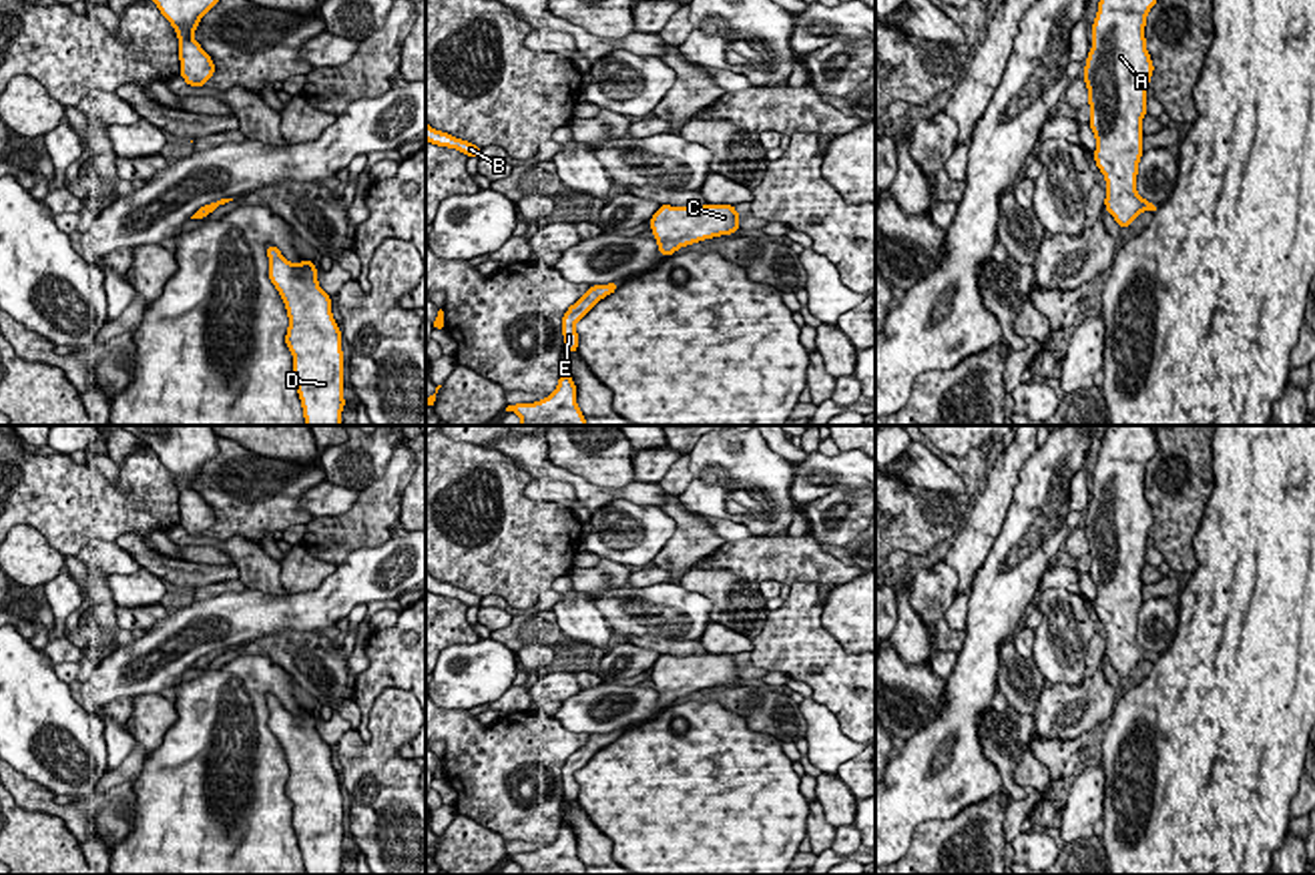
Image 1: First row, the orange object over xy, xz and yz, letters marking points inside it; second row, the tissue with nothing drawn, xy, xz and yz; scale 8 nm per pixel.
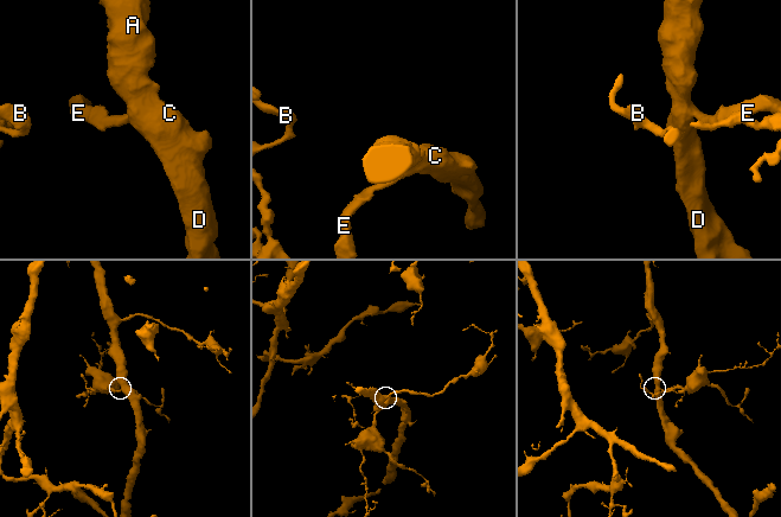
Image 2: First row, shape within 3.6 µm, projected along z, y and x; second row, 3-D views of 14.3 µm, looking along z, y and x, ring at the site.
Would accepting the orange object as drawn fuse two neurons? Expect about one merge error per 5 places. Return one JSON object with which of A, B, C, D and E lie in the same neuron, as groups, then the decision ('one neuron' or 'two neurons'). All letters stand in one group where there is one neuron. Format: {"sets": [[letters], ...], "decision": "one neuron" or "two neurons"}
{"sets": [["A", "B", "C", "D", "E"]], "decision": "one neuron"}

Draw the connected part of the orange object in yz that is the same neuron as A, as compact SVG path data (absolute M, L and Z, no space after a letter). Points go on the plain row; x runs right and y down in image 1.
M1106 425L1084 516L1094 610L1106 628L1104 656L1120 678L1158 654L1136 642L1146 540L1154 522L1146 502L1146 464L1156 454L1152 425Z

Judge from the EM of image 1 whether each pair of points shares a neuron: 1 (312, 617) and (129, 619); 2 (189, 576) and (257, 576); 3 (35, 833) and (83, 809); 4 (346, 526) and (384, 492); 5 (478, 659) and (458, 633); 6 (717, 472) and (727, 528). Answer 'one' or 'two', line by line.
1: two
2: two
3: two
4: one
5: two
6: two

